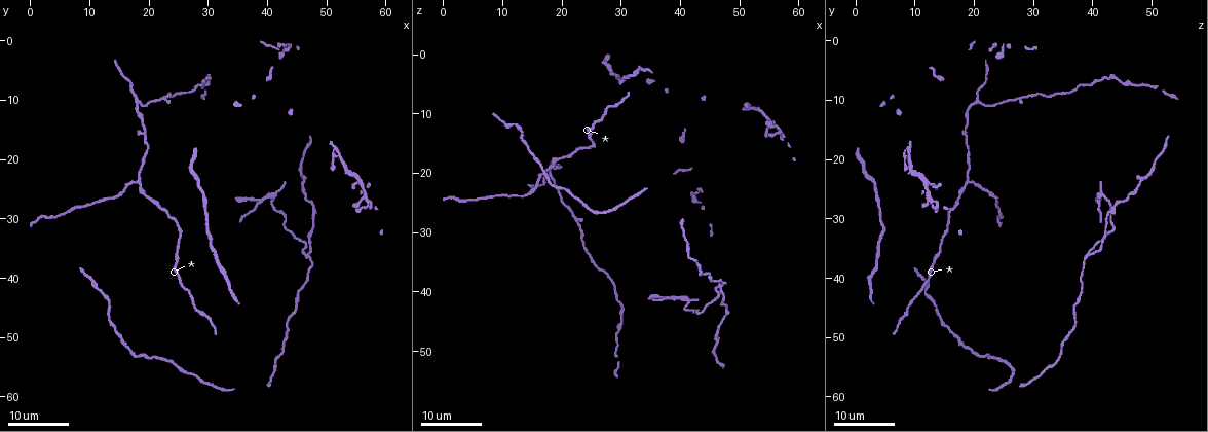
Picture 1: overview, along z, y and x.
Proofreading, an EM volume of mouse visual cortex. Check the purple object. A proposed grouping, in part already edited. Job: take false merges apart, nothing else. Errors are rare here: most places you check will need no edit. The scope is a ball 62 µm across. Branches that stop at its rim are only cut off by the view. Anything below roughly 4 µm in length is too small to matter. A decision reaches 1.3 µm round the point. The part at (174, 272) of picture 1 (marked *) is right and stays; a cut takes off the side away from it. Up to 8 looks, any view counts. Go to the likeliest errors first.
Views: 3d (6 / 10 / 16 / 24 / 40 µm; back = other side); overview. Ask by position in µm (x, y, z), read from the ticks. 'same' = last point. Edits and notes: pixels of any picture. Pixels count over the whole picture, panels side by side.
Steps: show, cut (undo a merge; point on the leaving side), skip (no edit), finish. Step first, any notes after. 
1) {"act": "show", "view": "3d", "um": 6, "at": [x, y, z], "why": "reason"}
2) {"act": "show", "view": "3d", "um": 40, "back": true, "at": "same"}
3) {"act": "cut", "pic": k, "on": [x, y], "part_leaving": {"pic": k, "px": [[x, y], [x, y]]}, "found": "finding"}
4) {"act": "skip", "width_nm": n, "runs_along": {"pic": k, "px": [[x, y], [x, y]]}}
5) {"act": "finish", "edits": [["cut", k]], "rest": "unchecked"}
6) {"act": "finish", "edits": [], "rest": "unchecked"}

{"act": "show", "view": "3d", "um": 24, "at": [46.5, 36.0, 39.0], "why": "side arm on a straight run"}

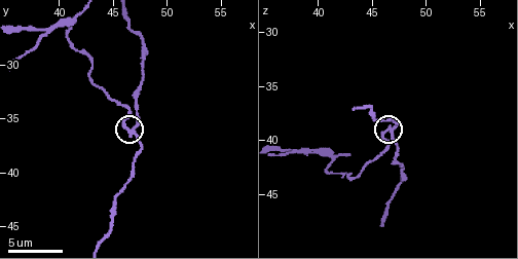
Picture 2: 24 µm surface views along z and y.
{"act": "show", "view": "3d", "um": 10, "at": [46.8, 36.0, 39.2]}

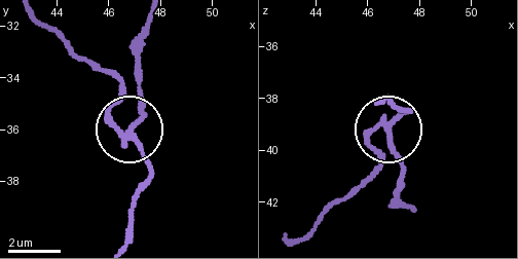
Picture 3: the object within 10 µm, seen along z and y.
{"act": "cut", "pic": 3, "on": [106, 107], "part_leaving": {"pic": 3, "px": [[123, 136], [110, 112], [117, 91], [110, 78], [37, 19]]}, "found": "a second cell is stuck on"}

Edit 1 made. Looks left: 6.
{"act": "show", "view": "overview", "why": "see it whole again"}

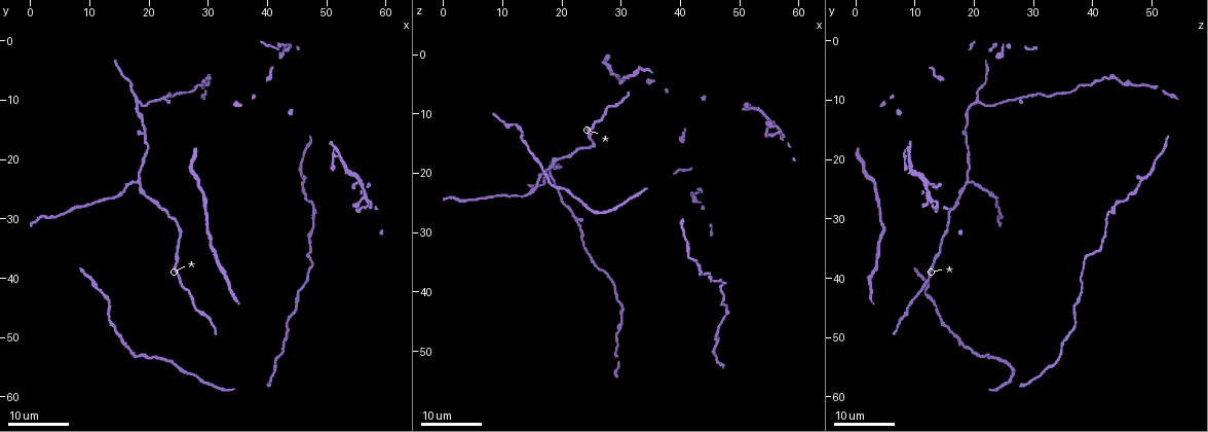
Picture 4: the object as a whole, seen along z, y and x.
{"act": "show", "view": "3d", "um": 24, "at": [18.5, 24.0, 19.0], "why": "three arms meet"}

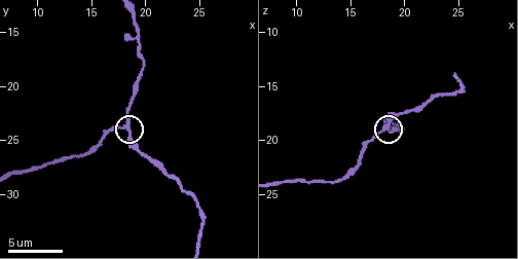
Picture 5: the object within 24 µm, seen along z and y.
{"act": "show", "view": "3d", "um": 10, "at": "same", "why": "zoom in"}

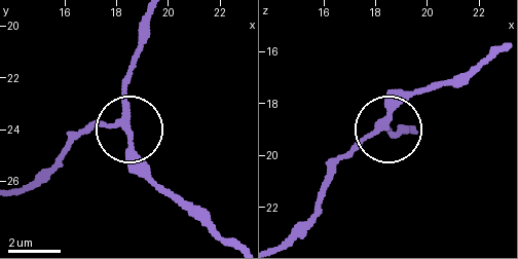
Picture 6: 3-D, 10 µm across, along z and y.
{"act": "skip", "arms": 3, "found": "continuous, no second cell"}

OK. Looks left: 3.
{"act": "show", "view": "3d", "um": 24, "at": [18.5, 10.0, 20.0]}

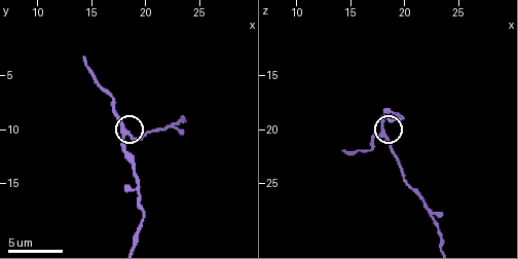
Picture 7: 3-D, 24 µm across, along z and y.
{"act": "show", "view": "3d", "um": 6, "at": [18.0, 10.0, 20.4], "why": "zoom in"}

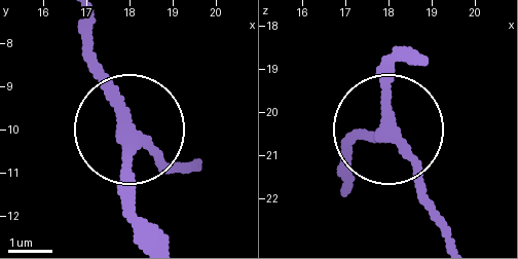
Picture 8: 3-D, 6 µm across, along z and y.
{"act": "skip", "arms": 3, "runs_along": {"pic": 8, "px": [[426, 61], [396, 72], [384, 126], [344, 145]]}, "found": "continuous, no second cell"}

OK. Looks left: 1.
{"act": "finish", "edits": [["cut", 3]], "rest": "unchecked"}

